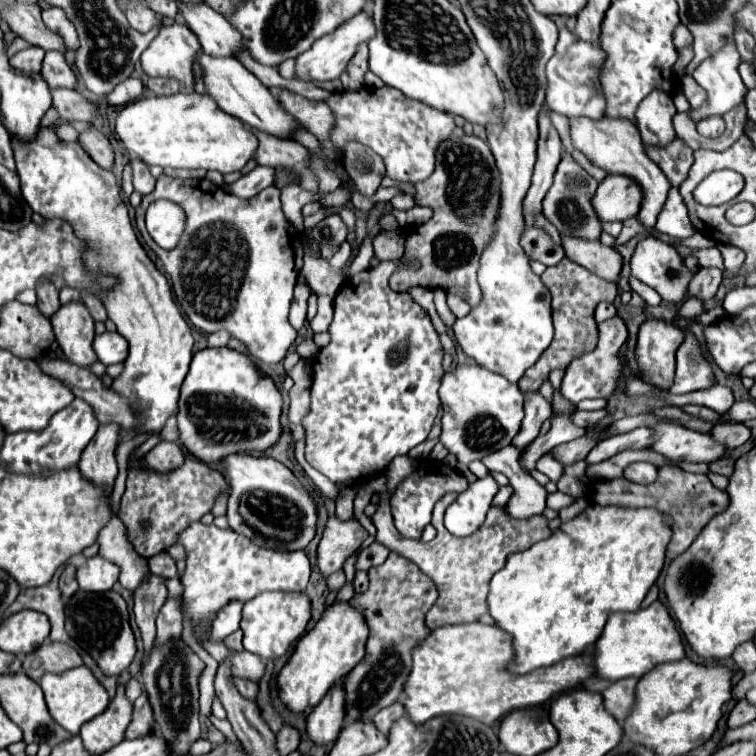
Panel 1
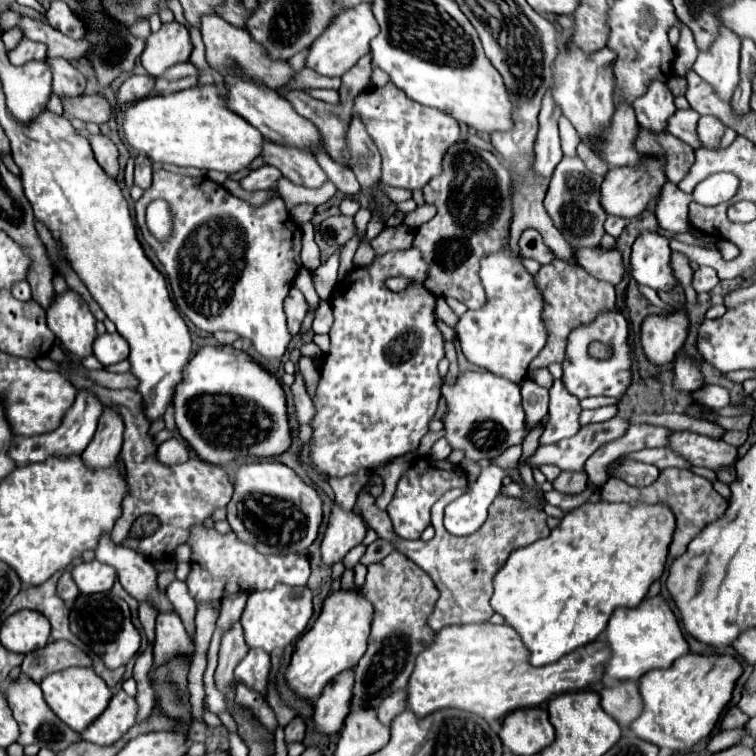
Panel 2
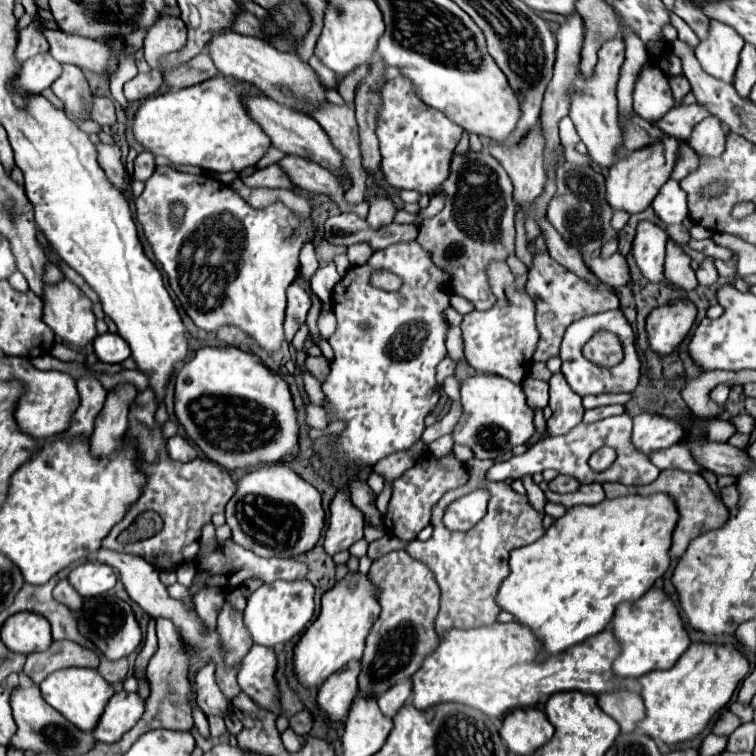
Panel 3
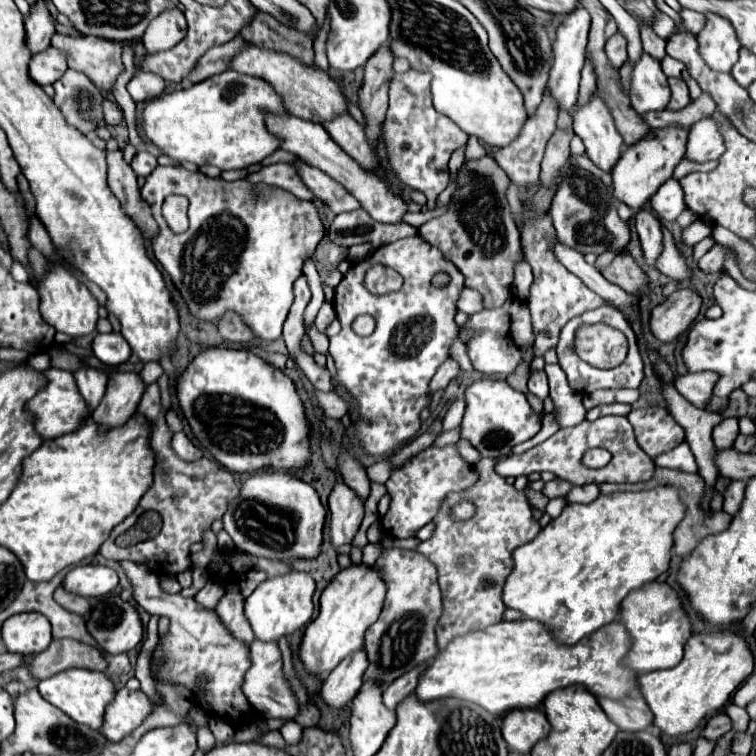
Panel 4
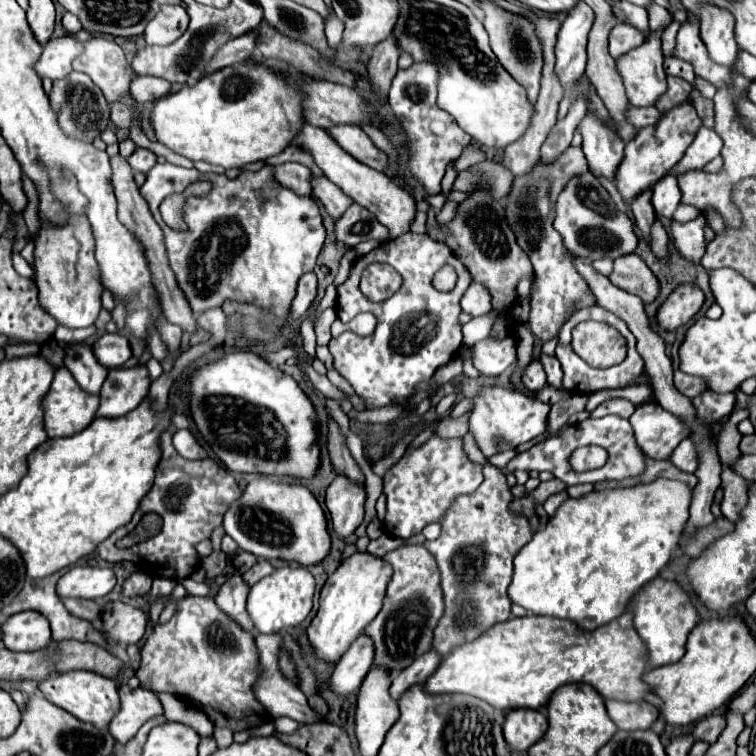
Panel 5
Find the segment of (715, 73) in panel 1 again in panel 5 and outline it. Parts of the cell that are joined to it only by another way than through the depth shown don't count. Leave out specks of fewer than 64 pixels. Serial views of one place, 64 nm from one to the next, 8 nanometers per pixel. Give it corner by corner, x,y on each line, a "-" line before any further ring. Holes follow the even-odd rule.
704,4
698,10
700,16
700,38
706,44
710,58
718,64
732,66
738,54
738,44
734,40
734,16
716,8
716,4

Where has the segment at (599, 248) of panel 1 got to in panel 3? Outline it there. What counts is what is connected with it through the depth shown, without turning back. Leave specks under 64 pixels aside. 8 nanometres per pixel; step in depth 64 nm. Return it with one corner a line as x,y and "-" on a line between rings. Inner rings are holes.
616,252
616,254
614,254
612,258
608,258
608,260
602,260
600,256
598,256
598,258
586,258
586,264
588,264
588,268
590,268
604,284
608,284
608,286
612,286
612,288
626,286
626,284
632,282
626,256
622,256
620,252

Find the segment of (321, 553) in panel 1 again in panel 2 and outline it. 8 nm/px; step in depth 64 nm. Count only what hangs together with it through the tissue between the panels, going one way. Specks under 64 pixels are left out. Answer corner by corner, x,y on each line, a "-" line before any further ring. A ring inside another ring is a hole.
334,502
332,514
328,520
328,528
320,544
322,560
332,566
334,562
342,560
348,554
348,550
360,544
364,536
366,536
366,524
362,516
356,514
354,510
342,510

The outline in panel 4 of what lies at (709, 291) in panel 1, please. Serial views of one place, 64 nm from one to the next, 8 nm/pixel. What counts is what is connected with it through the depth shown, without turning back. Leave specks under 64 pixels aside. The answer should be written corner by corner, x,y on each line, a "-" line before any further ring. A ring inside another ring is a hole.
714,244
714,246
698,260
698,264
700,264
700,268
702,268
704,272
718,274
718,272
722,270
724,258
726,258
728,254
734,254
734,250
728,248
728,246
722,246
722,244

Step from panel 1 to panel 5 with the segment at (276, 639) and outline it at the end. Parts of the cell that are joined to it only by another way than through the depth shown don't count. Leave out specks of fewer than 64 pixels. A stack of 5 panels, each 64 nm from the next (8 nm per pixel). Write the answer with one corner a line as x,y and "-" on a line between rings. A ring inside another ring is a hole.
280,566
272,574
260,578
248,596
248,612
254,620
254,626
262,634
280,632
300,624
312,610
312,596
314,596
314,576
310,570
302,566

